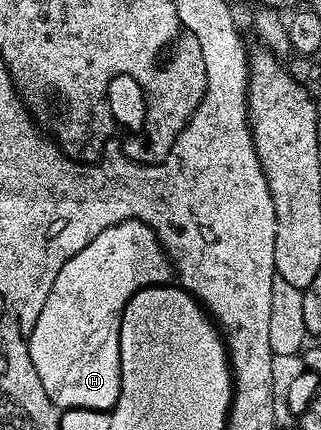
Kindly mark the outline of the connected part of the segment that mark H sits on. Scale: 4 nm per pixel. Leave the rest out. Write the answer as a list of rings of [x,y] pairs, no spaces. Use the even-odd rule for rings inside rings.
[[[125,219],[104,229],[102,233],[96,233],[96,237],[92,237],[92,241],[88,241],[80,253],[64,261],[64,269],[56,273],[56,281],[52,281],[52,289],[40,309],[40,317],[36,317],[33,327],[29,328],[26,341],[32,369],[36,369],[36,377],[40,377],[40,385],[44,385],[44,393],[48,393],[55,407],[62,411],[112,411],[124,385],[124,372],[121,369],[124,354],[118,348],[118,342],[125,306],[137,291],[169,284],[171,279],[172,264],[162,242],[151,227],[138,219]]]

